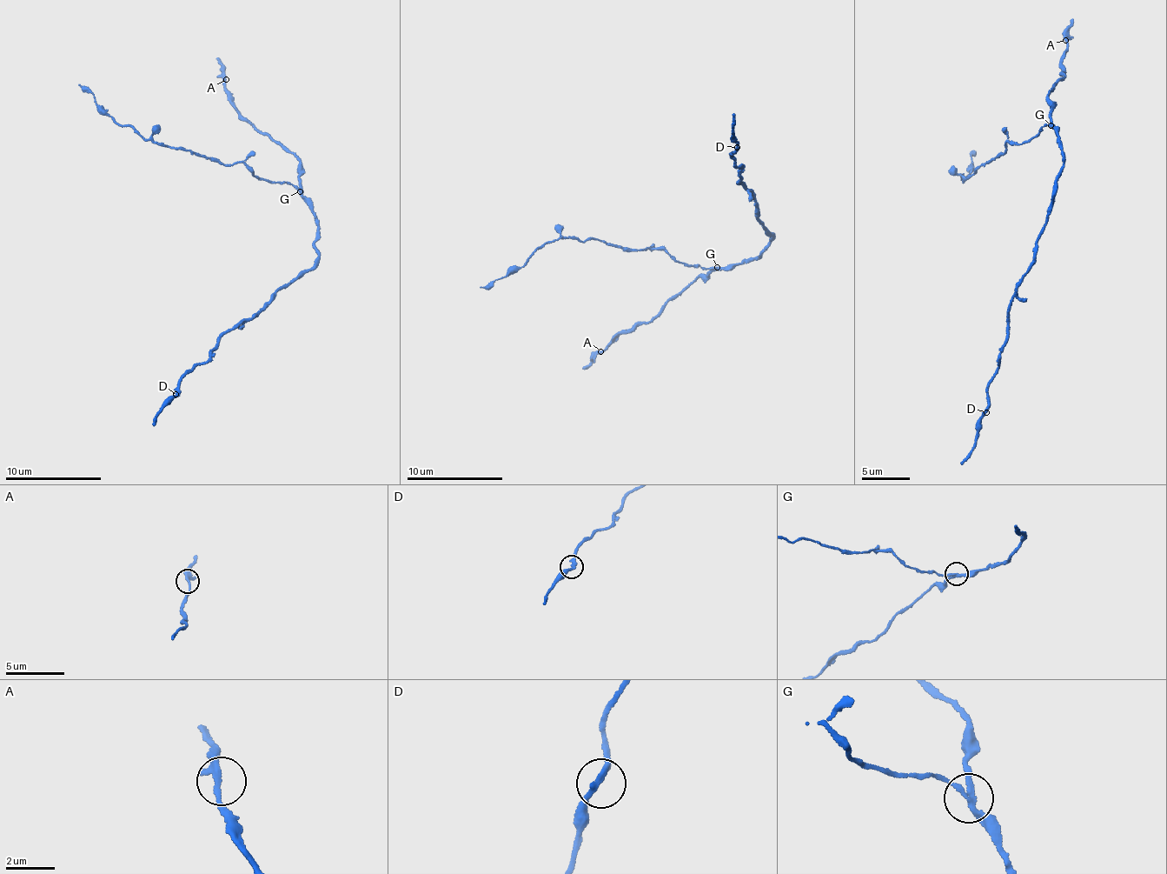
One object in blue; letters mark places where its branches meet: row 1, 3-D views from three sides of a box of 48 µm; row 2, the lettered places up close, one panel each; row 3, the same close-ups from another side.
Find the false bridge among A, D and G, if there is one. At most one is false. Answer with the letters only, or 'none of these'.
G

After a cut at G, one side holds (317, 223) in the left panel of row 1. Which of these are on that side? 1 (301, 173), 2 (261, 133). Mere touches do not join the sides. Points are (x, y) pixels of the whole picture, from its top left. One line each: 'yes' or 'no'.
1: yes
2: yes

